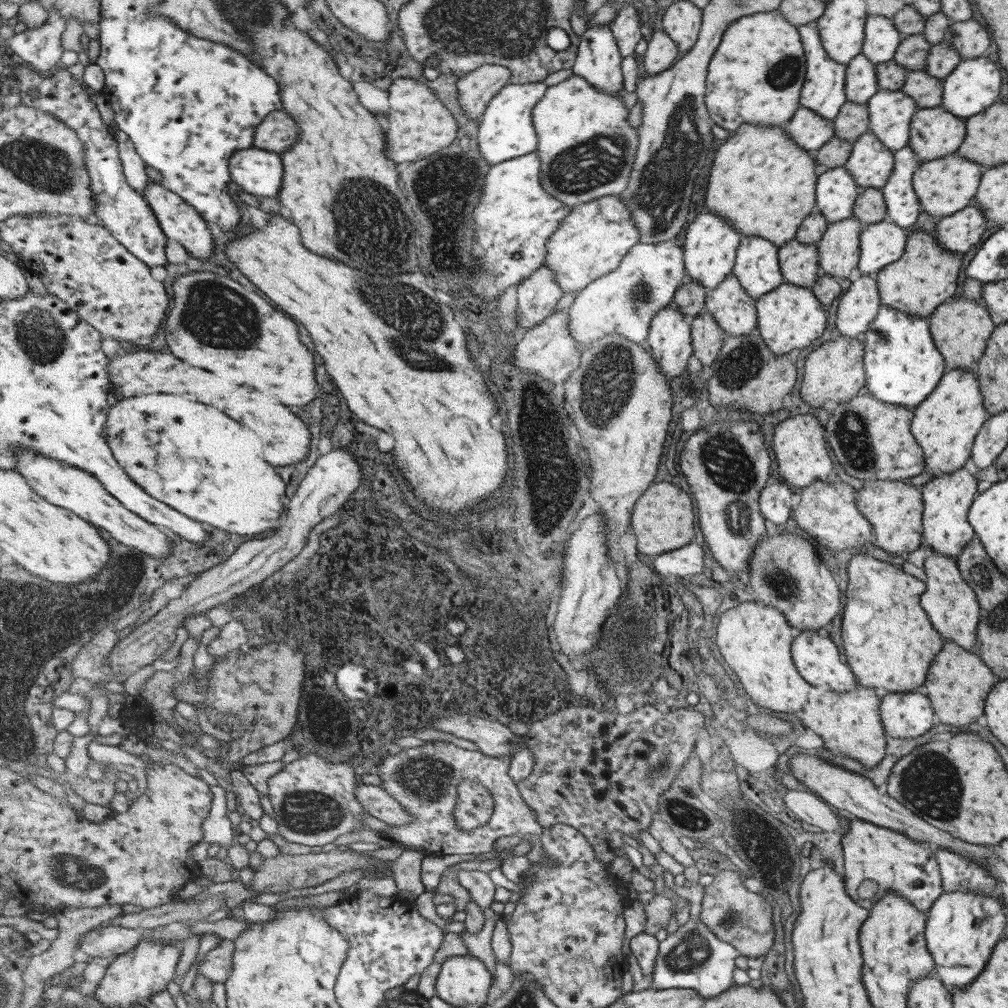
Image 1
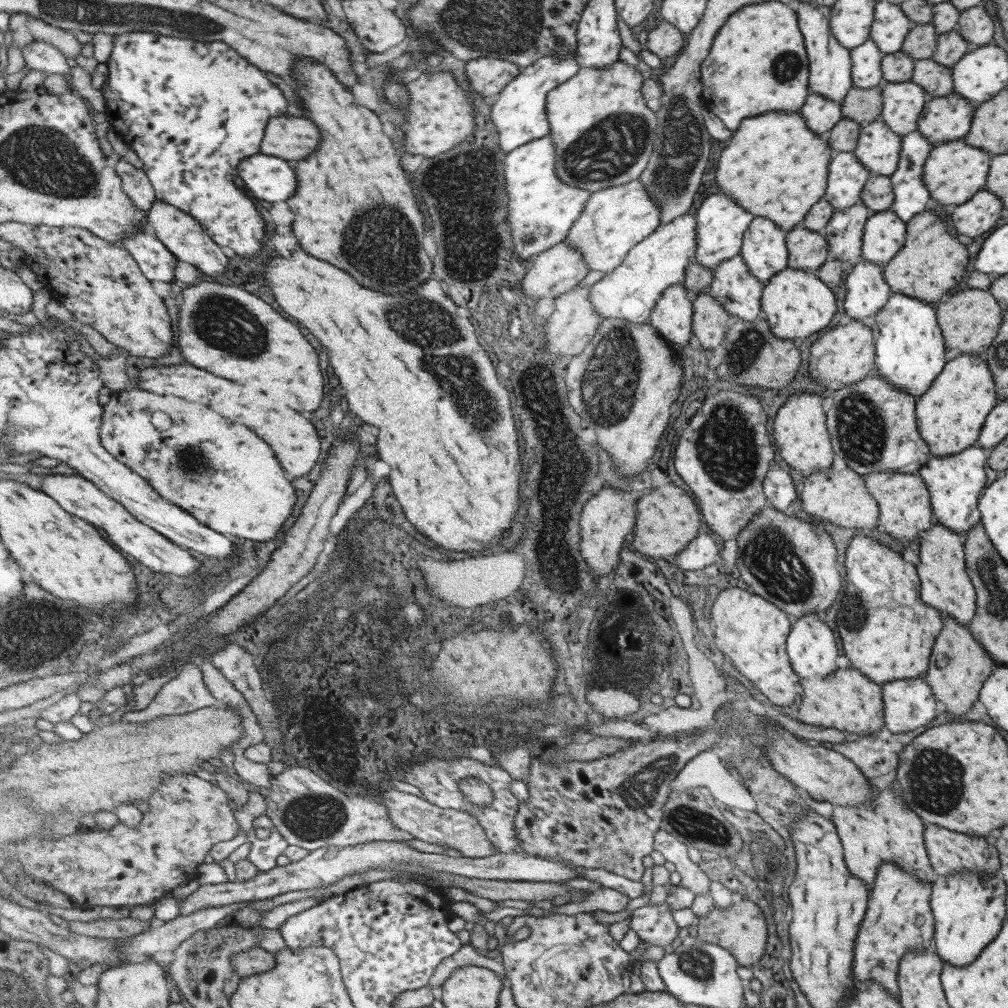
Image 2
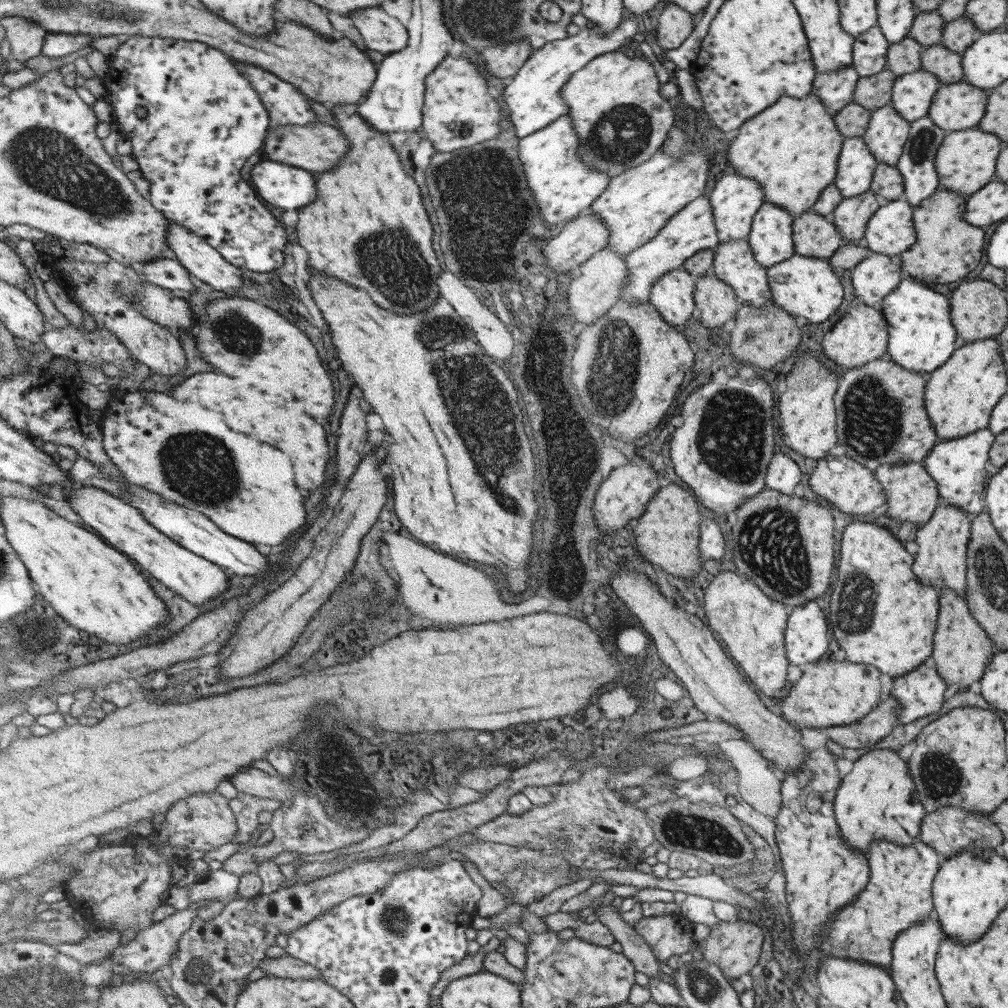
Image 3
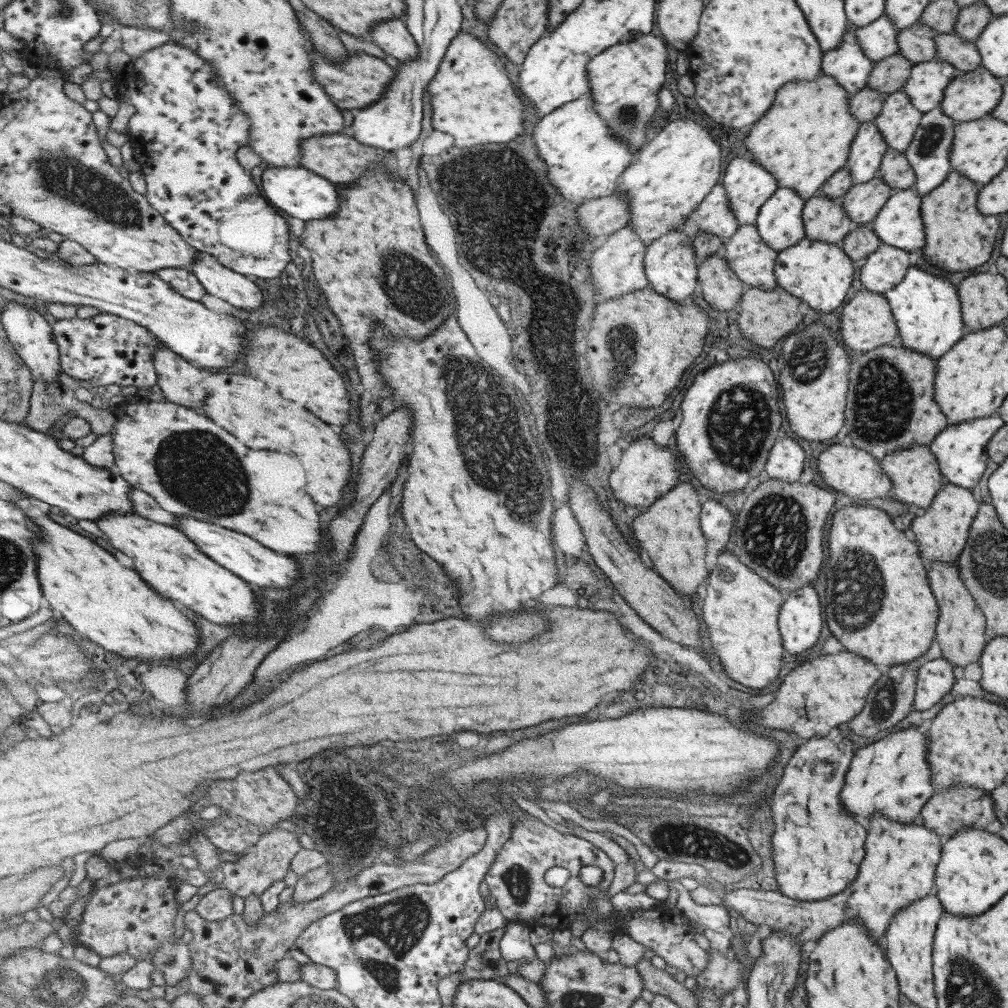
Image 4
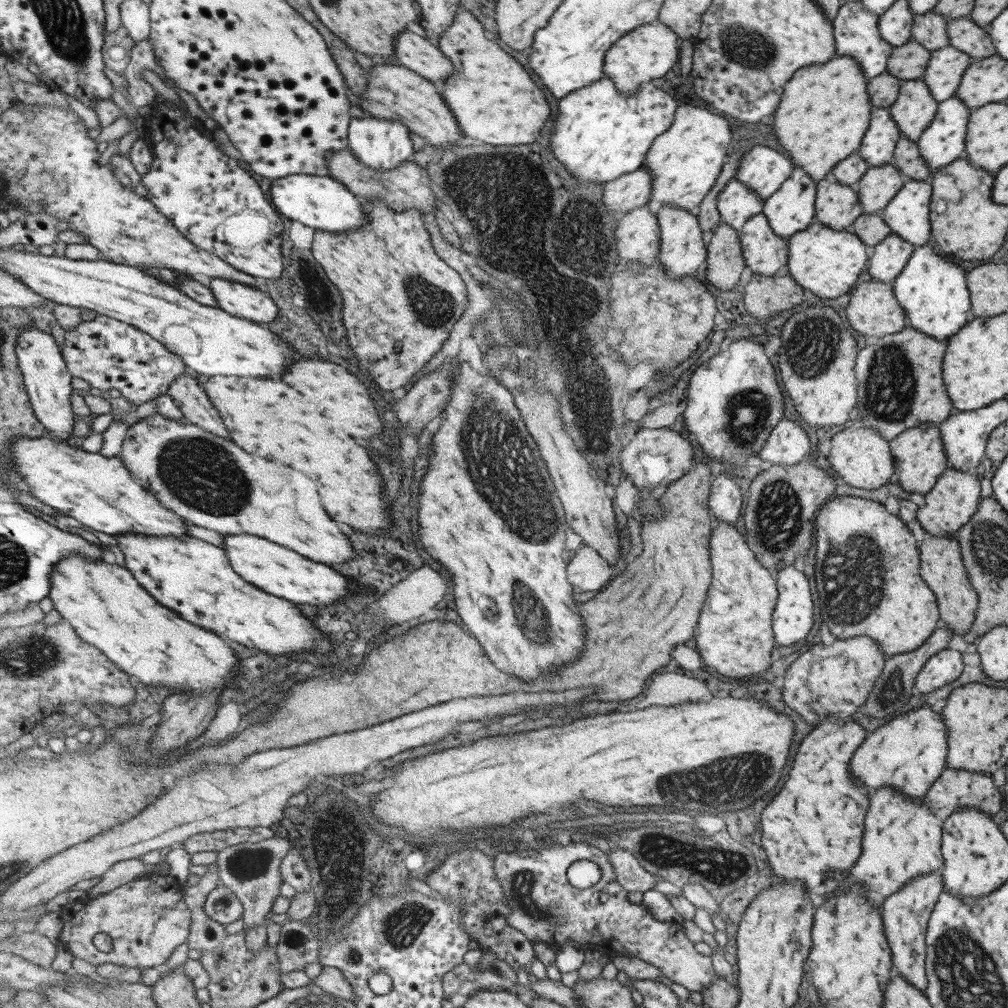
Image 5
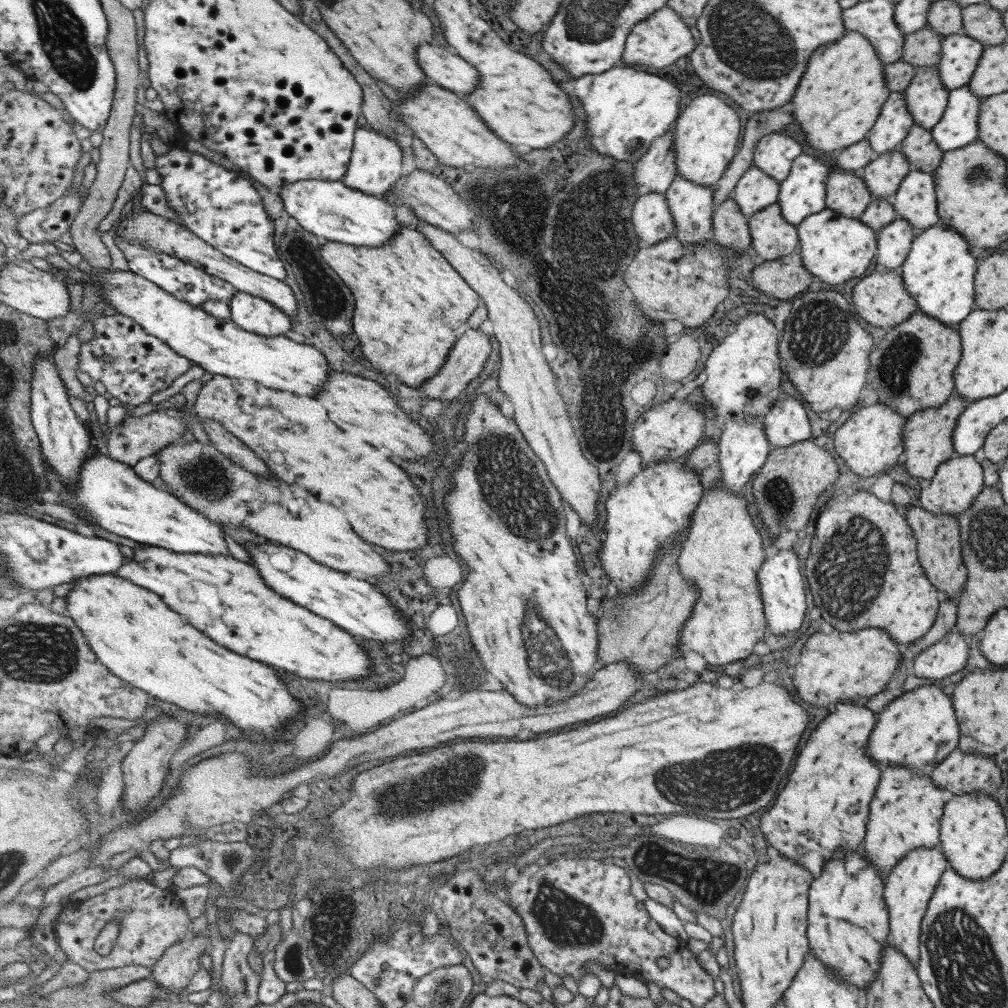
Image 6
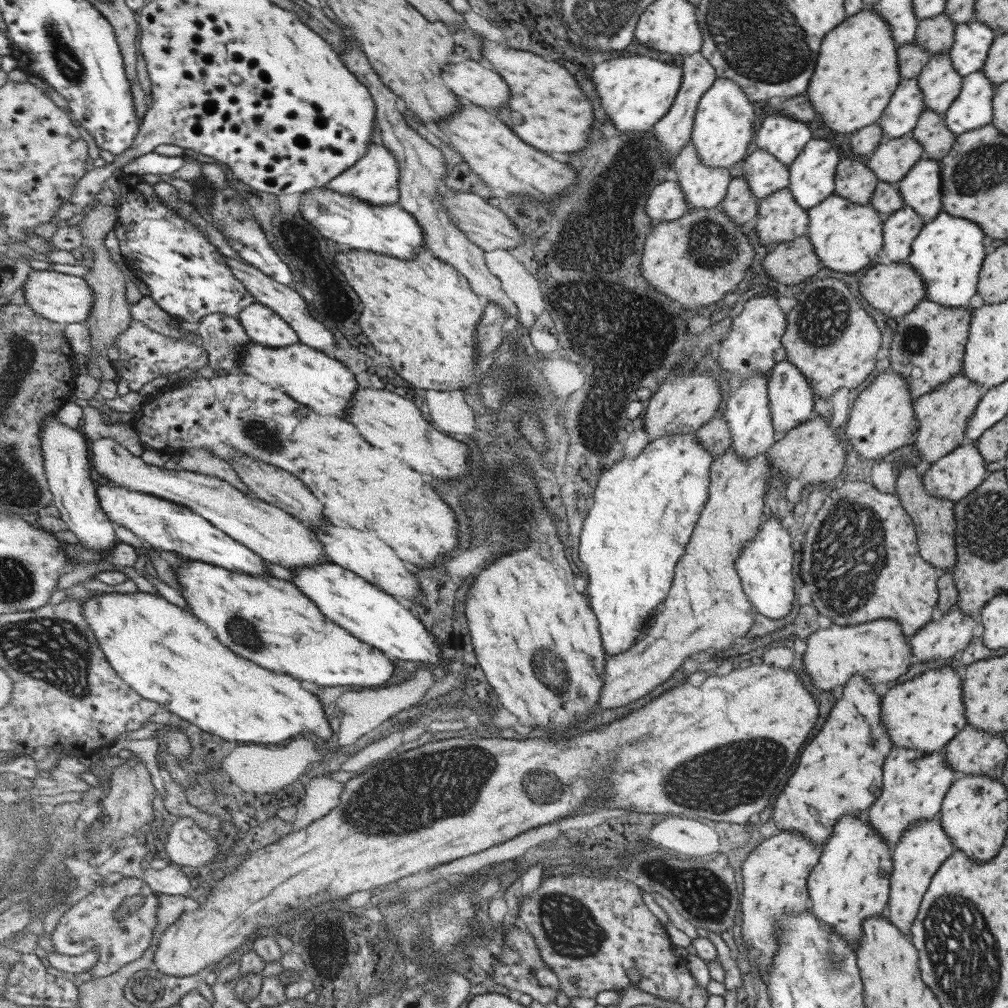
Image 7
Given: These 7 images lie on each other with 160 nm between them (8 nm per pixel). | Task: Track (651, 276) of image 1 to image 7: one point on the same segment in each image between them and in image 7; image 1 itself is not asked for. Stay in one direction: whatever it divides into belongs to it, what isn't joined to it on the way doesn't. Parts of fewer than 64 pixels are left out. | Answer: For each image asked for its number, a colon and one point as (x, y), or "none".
2: (631, 292)
3: (692, 230)
4: (713, 215)
5: (735, 204)
6: (754, 190)
7: (764, 176)

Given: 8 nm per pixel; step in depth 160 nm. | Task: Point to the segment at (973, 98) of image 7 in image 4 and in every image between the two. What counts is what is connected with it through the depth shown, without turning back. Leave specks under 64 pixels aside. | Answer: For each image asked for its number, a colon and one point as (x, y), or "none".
4: (927, 154)
5: (942, 141)
6: (957, 126)

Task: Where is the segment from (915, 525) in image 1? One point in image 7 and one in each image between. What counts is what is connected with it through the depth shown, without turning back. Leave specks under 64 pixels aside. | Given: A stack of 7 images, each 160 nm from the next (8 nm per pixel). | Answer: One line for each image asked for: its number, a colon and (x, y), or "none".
2: (902, 499)
3: (911, 496)
4: (914, 474)
5: (918, 455)
6: (926, 441)
7: (941, 415)

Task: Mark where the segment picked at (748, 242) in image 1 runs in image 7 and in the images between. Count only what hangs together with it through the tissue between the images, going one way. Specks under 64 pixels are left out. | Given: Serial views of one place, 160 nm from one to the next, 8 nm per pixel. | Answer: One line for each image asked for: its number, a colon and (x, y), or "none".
2: (763, 249)
3: (770, 238)
4: (779, 223)
5: (789, 209)
6: (801, 193)
7: (811, 175)

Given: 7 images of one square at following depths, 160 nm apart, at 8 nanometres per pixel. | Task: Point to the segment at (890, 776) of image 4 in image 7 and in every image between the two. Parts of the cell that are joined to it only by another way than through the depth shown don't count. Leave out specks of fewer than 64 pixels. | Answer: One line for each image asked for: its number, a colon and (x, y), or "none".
5: (908, 752)
6: (918, 729)
7: (924, 713)

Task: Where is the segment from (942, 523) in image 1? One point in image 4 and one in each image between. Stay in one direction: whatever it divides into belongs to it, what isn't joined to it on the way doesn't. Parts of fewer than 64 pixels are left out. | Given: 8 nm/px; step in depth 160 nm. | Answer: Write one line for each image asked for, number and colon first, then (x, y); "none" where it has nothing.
2: (954, 483)
3: (957, 466)
4: (959, 449)

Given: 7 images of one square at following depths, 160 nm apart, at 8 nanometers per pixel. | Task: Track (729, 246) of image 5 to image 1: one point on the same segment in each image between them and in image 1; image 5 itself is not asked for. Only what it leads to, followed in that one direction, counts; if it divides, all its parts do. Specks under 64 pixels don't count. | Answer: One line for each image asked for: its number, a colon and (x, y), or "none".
1: (708, 337)
2: (711, 321)
3: (715, 299)
4: (721, 290)

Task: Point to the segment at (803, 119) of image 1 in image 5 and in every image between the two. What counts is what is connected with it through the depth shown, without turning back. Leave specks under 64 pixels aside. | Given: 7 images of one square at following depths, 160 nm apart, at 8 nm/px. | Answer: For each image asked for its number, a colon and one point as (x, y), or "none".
2: (820, 114)
3: (834, 89)
4: (849, 68)
5: (855, 33)

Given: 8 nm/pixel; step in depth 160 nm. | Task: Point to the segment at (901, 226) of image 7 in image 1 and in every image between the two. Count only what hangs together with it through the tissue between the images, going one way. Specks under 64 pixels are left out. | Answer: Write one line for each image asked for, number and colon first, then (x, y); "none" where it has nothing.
1: (857, 307)
2: (866, 292)
3: (872, 278)
4: (884, 268)
5: (889, 256)
6: (893, 242)

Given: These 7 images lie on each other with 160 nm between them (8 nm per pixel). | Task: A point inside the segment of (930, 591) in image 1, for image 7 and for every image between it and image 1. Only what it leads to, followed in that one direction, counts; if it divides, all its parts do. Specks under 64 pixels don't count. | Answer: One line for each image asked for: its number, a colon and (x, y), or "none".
2: (944, 585)
3: (940, 561)
4: (940, 534)
5: (952, 500)
6: (957, 481)
7: (953, 476)

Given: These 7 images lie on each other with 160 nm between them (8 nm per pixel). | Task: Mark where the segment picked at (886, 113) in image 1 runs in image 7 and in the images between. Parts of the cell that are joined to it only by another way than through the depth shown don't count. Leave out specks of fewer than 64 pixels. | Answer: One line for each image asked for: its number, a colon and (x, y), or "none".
2: (901, 103)
3: (911, 95)
4: (924, 87)
5: (946, 65)
6: (959, 54)
7: (971, 41)

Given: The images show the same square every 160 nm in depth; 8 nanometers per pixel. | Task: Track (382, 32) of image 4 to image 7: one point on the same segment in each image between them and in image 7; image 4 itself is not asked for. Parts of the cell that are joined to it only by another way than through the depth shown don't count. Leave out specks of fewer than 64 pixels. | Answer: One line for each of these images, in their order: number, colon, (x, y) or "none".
5: (419, 54)
6: (451, 72)
7: (468, 78)

